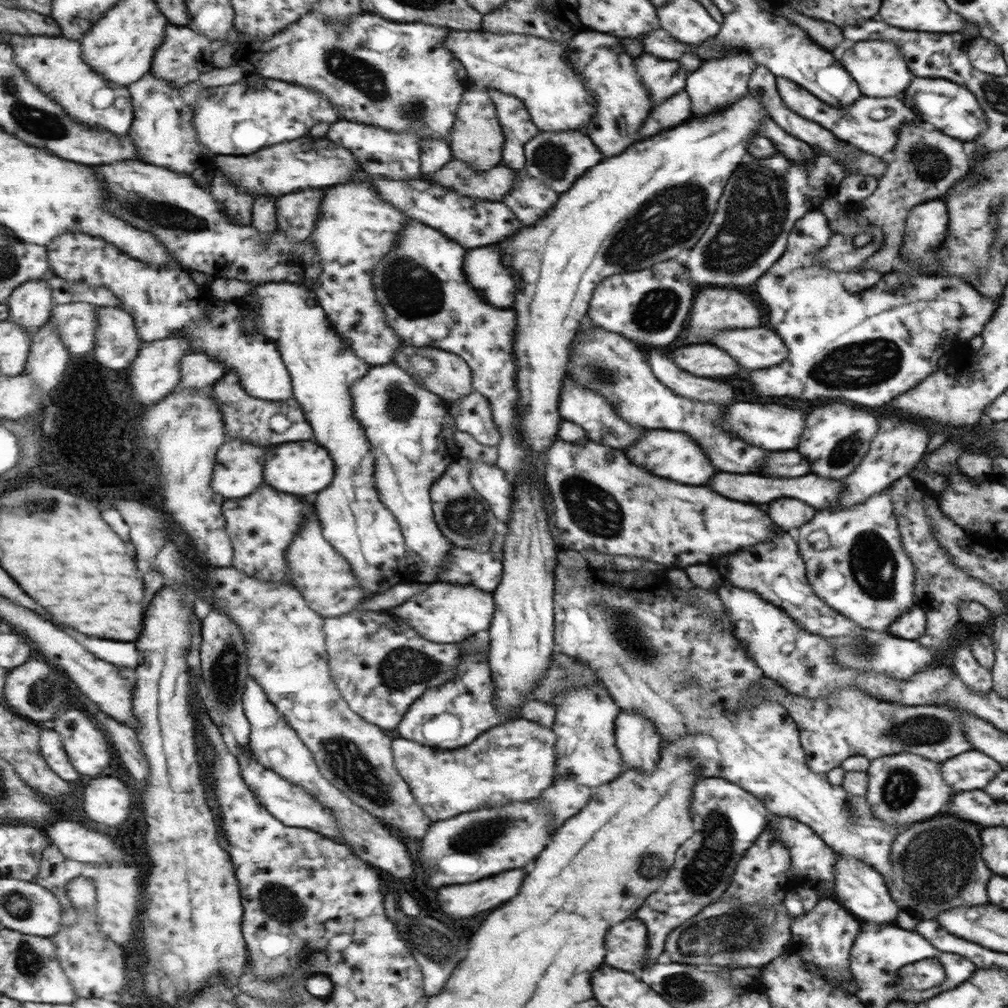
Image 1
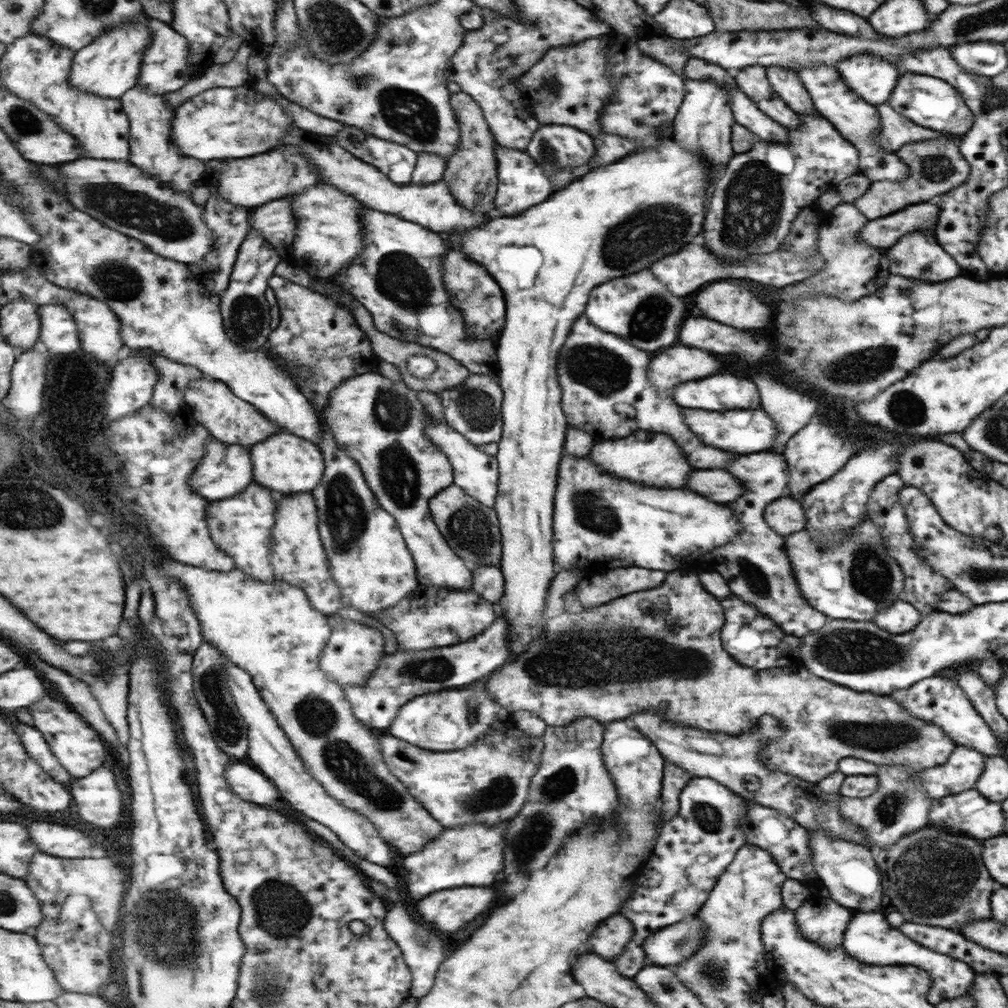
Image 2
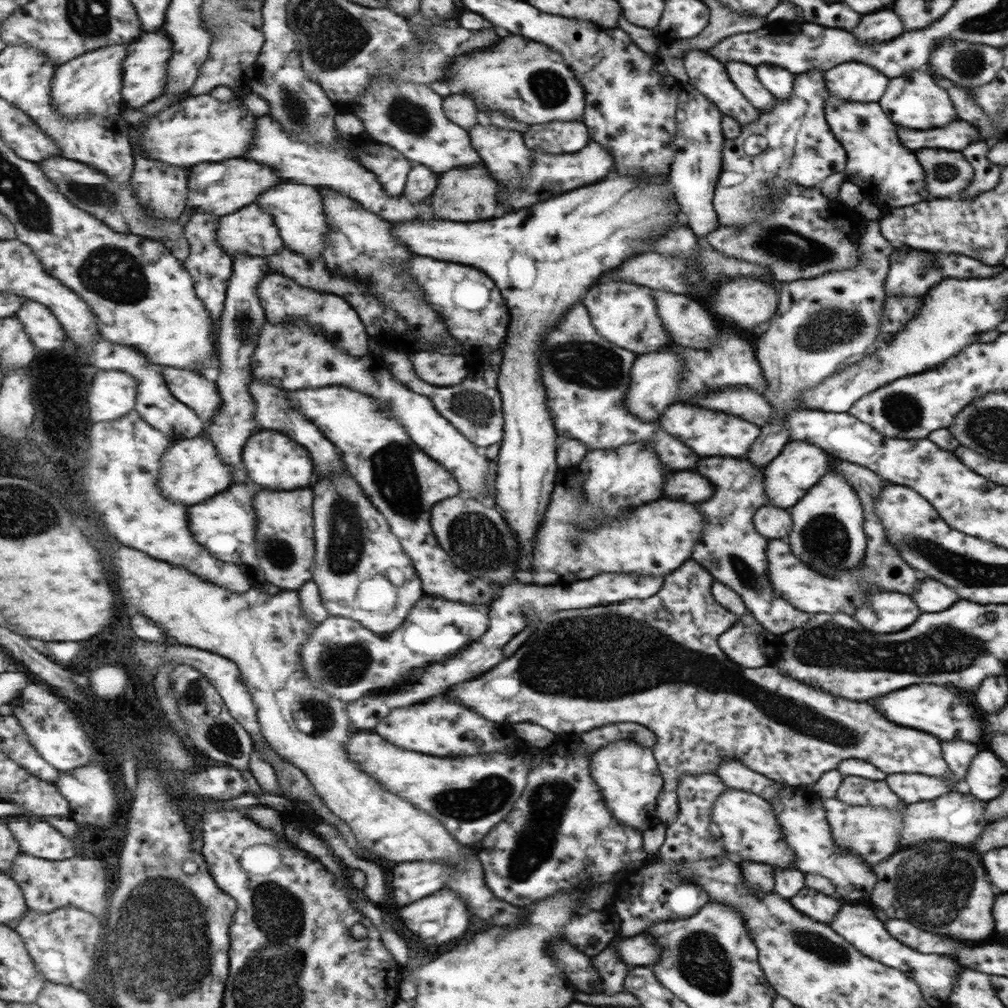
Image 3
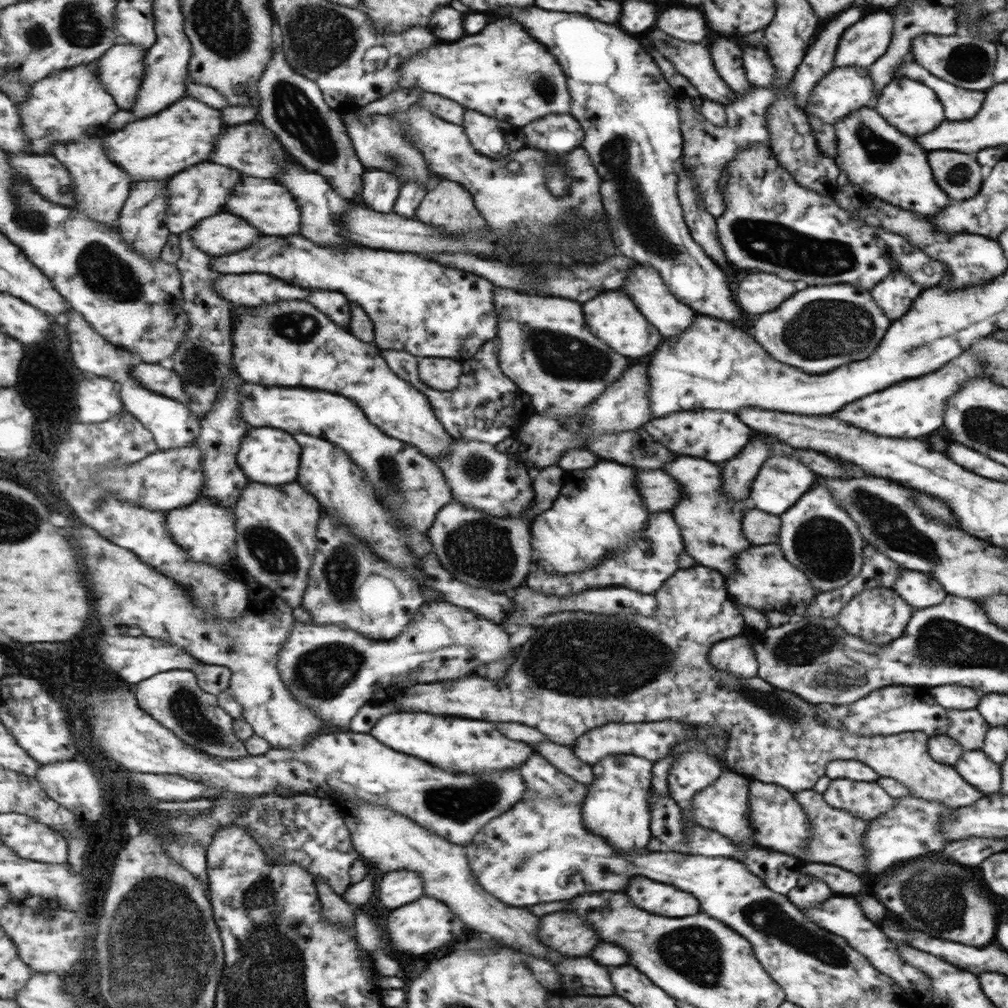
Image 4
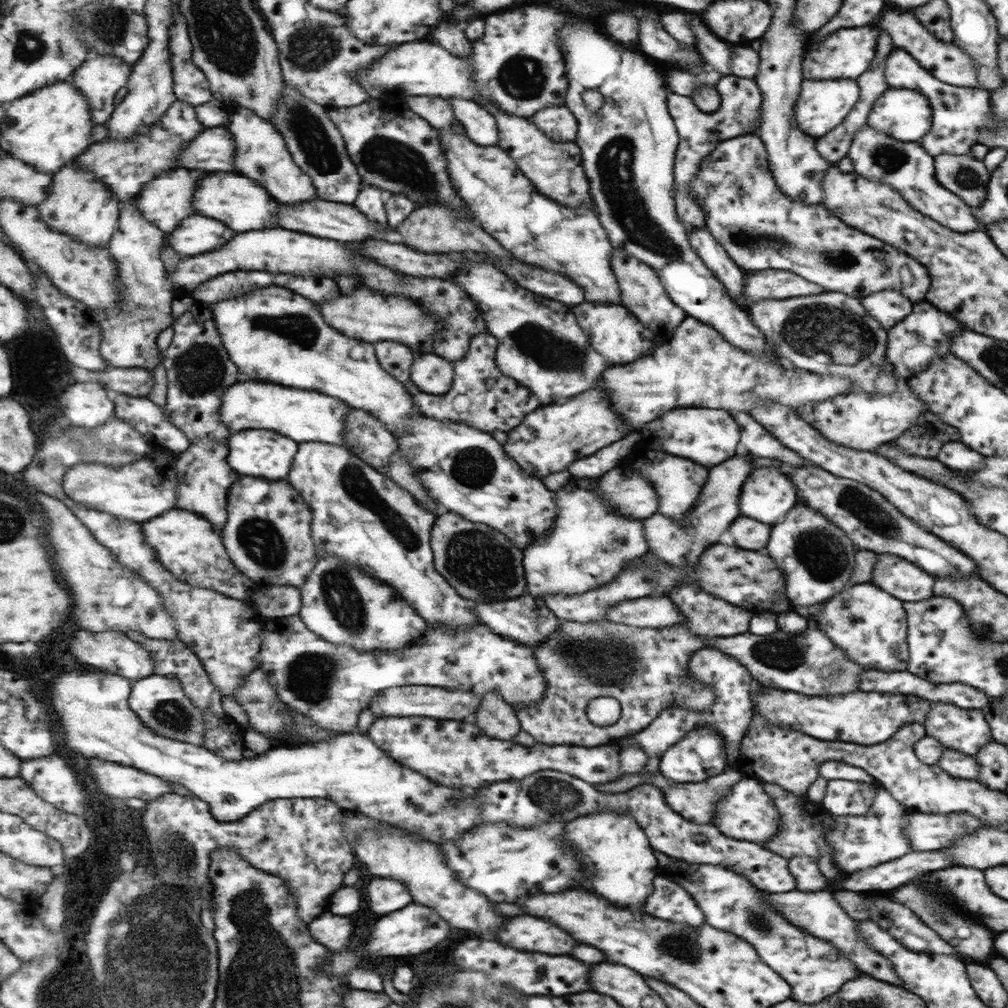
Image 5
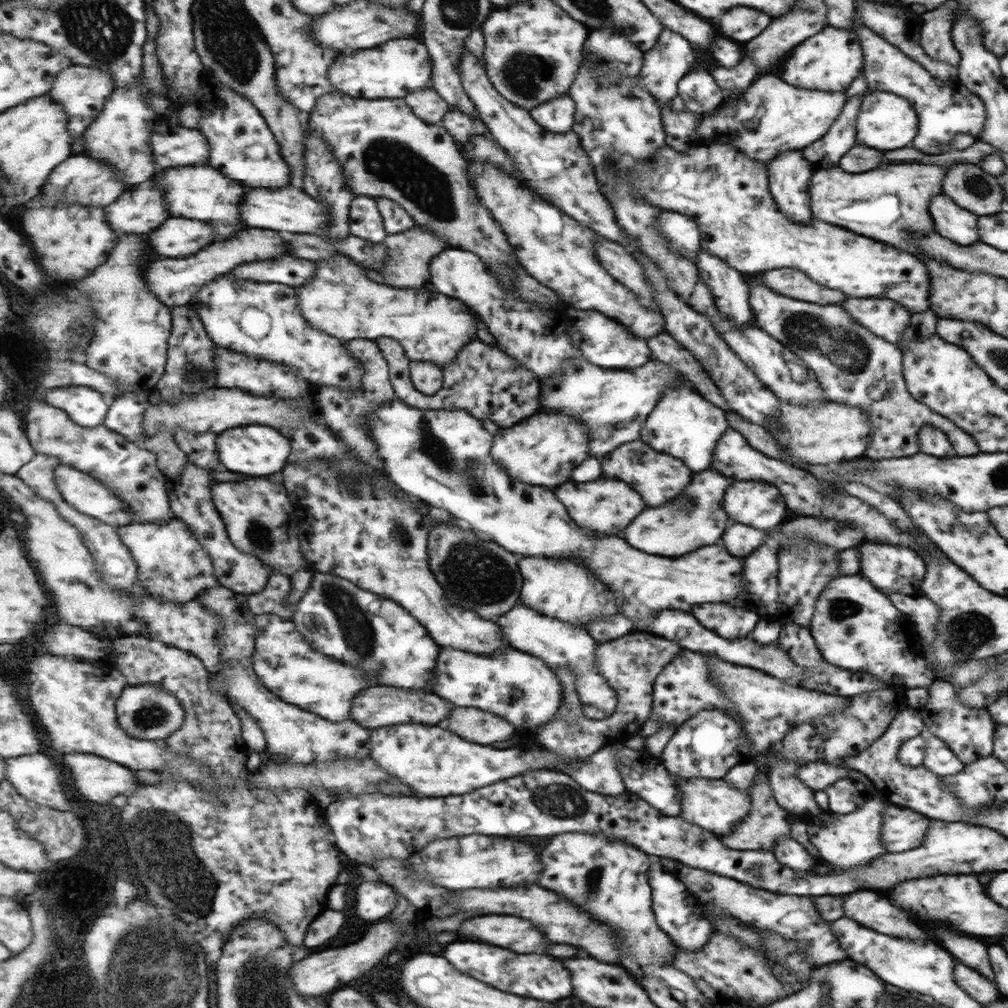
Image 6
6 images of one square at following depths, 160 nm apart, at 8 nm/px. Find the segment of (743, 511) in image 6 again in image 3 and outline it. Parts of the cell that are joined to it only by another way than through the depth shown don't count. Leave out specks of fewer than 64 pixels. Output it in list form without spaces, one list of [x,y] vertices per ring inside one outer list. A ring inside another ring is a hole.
[[[795,440],[789,442],[787,448],[775,457],[775,460],[764,465],[767,470],[765,476],[766,504],[777,508],[793,507],[827,471],[833,468],[833,457],[818,445],[811,444],[807,440]]]

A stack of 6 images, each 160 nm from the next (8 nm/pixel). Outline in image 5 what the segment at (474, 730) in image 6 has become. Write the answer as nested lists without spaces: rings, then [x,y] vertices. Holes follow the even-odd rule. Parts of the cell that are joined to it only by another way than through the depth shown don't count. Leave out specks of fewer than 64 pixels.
[[[497,692],[484,696],[483,708],[473,718],[486,734],[499,740],[510,741],[521,730],[515,711]]]

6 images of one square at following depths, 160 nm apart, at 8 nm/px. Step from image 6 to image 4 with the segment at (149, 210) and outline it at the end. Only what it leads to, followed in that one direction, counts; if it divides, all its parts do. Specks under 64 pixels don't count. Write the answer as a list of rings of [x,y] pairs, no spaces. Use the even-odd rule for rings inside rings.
[[[197,164],[195,168],[187,168],[187,172],[179,172],[179,176],[171,178],[170,203],[167,213],[166,223],[173,234],[180,235],[189,231],[201,218],[209,219],[209,216],[215,216],[223,212],[223,206],[227,198],[231,196],[233,188],[237,182],[241,182],[241,174],[231,168],[223,168],[219,164]],[[223,188],[223,196],[219,192]],[[217,208],[217,210],[215,210]]]

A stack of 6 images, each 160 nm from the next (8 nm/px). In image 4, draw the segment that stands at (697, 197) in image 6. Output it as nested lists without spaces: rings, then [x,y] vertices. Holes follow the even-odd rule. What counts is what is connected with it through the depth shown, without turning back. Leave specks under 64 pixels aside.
[[[754,144],[741,150],[729,164],[719,185],[725,193],[725,212],[717,218],[717,235],[726,259],[737,268],[761,270],[782,280],[795,280],[801,284],[847,284],[855,289],[870,290],[895,272],[907,272],[907,277],[923,289],[935,287],[939,280],[947,278],[948,270],[942,261],[931,260],[902,236],[885,229],[865,224],[841,210],[829,196],[815,194],[799,185],[786,169],[781,169],[773,153],[762,144]]]

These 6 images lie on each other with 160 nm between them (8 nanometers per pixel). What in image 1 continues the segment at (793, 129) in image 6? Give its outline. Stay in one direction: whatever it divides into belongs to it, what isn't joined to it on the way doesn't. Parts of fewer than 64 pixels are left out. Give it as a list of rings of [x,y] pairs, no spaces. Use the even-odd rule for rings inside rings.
[[[865,40],[854,42],[853,46],[845,50],[840,58],[841,64],[853,78],[855,85],[863,96],[887,98],[903,92],[909,80],[913,80],[913,73],[903,59],[901,49],[893,46],[889,40]]]

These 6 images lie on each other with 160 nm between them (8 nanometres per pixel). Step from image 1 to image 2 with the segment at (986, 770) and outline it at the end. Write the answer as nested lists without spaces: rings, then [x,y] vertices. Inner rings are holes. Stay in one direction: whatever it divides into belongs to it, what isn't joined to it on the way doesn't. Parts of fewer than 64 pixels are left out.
[[[955,746],[950,757],[939,767],[924,769],[919,781],[927,797],[939,800],[962,791],[975,789],[986,768],[986,758],[975,749]]]

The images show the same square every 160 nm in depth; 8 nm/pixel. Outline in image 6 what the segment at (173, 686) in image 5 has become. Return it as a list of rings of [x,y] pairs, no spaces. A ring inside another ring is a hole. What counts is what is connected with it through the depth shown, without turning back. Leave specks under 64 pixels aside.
[[[156,684],[129,685],[118,700],[118,723],[139,740],[163,740],[185,722],[184,708],[166,688]]]

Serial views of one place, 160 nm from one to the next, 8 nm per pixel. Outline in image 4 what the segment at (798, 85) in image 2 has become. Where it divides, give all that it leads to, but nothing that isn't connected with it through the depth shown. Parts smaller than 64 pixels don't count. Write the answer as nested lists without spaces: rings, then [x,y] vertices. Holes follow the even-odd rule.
[[[745,47],[742,50],[742,67],[751,85],[767,89],[775,82],[777,68],[774,68],[770,55],[761,48]]]

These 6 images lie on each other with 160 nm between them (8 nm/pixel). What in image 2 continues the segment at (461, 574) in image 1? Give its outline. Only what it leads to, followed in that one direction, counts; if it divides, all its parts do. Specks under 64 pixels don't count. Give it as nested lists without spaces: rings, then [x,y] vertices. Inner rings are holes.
[[[479,565],[474,573],[473,590],[482,597],[494,603],[497,619],[479,636],[453,646],[431,648],[429,650],[407,650],[397,642],[397,649],[391,655],[384,655],[382,665],[370,676],[365,687],[345,686],[347,698],[359,720],[373,728],[389,728],[398,716],[399,708],[409,700],[421,694],[429,694],[429,690],[445,690],[455,686],[465,686],[482,680],[483,676],[491,674],[510,657],[508,648],[508,631],[506,620],[501,614],[499,599],[503,596],[504,578],[497,566]]]

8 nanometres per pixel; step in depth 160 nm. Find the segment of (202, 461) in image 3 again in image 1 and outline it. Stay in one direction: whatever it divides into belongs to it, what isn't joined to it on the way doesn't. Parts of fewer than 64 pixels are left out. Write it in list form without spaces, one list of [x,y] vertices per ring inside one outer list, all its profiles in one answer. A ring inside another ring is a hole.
[[[244,438],[230,439],[219,449],[213,478],[215,492],[227,498],[243,498],[265,484],[263,466],[267,450],[249,442]]]

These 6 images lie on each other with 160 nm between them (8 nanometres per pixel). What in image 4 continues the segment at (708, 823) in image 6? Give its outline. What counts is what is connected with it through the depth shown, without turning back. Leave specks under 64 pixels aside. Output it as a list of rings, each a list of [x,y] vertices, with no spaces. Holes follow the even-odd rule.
[[[750,780],[749,817],[758,846],[800,859],[804,846],[811,838],[811,822],[807,821],[806,813],[794,794],[775,784]]]

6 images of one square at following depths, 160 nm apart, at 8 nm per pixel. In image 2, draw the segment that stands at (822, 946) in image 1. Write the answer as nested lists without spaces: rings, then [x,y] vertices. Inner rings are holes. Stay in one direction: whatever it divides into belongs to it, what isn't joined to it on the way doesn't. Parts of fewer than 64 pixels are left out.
[[[812,896],[794,910],[798,931],[807,940],[834,949],[842,946],[844,932],[851,920],[851,912],[835,904],[829,897]]]

